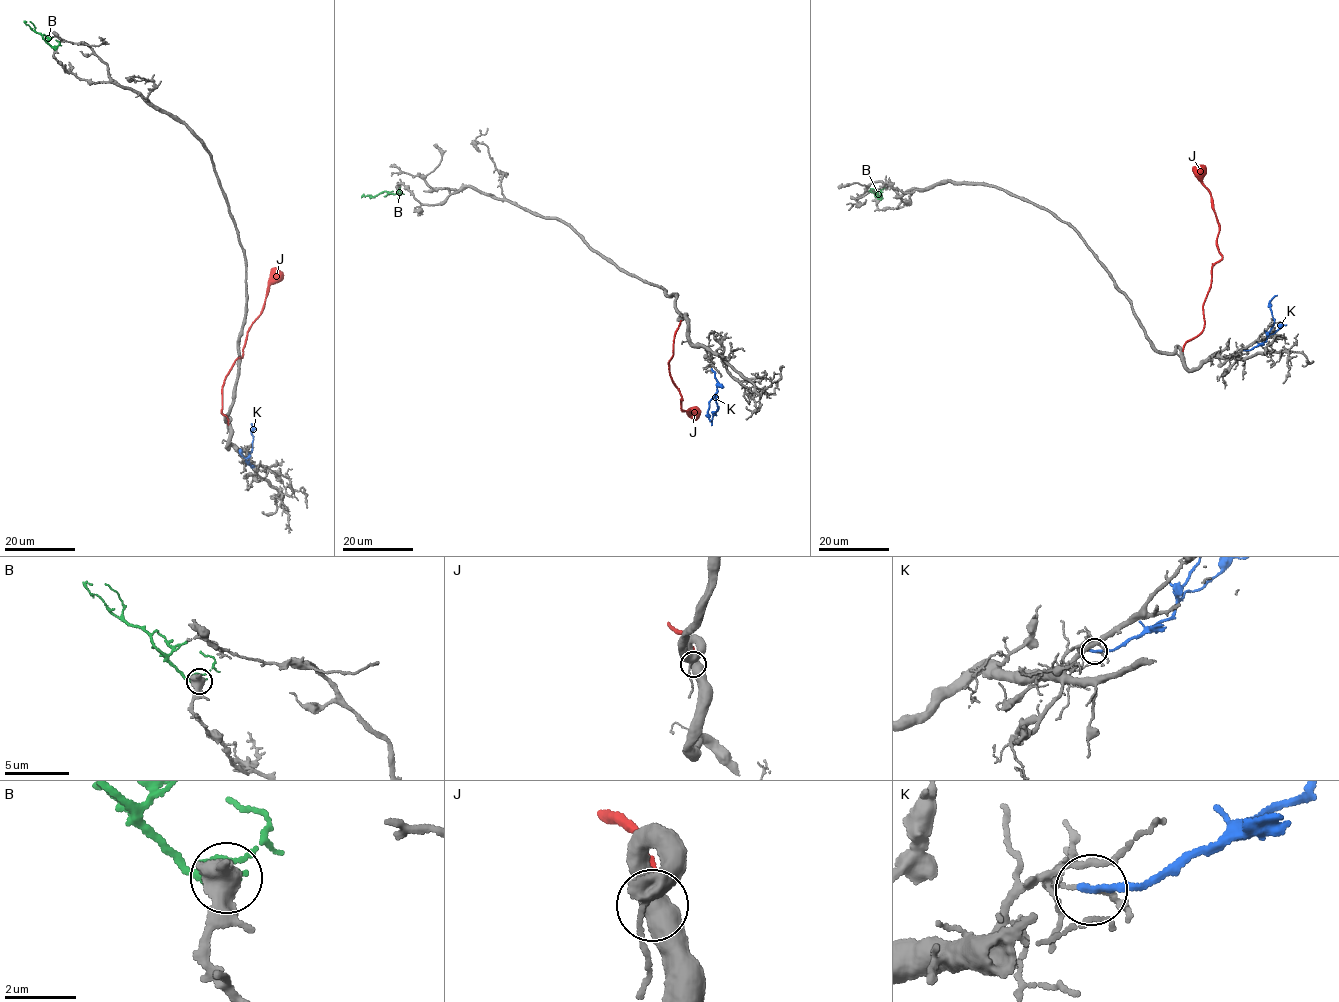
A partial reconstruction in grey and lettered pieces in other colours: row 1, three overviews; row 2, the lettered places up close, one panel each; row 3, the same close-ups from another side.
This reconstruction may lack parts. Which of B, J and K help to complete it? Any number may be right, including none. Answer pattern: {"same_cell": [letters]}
{"same_cell": ["J"]}

